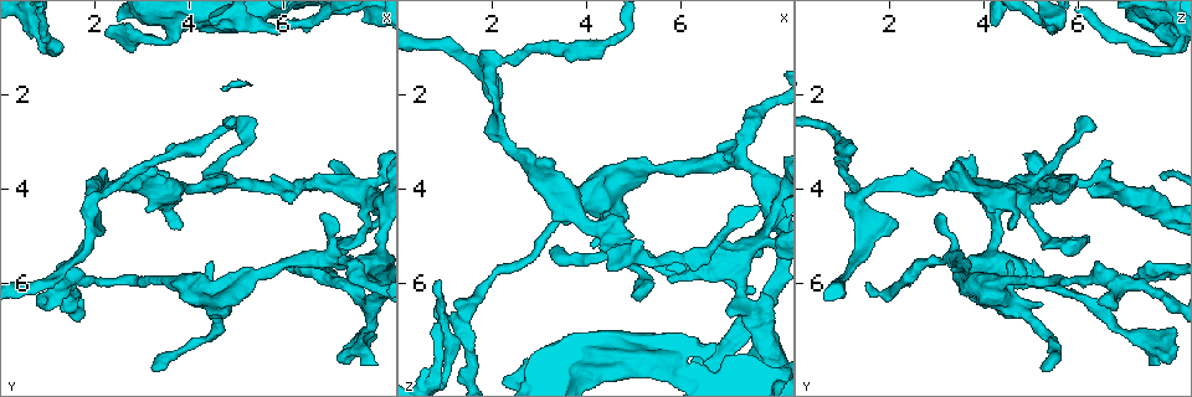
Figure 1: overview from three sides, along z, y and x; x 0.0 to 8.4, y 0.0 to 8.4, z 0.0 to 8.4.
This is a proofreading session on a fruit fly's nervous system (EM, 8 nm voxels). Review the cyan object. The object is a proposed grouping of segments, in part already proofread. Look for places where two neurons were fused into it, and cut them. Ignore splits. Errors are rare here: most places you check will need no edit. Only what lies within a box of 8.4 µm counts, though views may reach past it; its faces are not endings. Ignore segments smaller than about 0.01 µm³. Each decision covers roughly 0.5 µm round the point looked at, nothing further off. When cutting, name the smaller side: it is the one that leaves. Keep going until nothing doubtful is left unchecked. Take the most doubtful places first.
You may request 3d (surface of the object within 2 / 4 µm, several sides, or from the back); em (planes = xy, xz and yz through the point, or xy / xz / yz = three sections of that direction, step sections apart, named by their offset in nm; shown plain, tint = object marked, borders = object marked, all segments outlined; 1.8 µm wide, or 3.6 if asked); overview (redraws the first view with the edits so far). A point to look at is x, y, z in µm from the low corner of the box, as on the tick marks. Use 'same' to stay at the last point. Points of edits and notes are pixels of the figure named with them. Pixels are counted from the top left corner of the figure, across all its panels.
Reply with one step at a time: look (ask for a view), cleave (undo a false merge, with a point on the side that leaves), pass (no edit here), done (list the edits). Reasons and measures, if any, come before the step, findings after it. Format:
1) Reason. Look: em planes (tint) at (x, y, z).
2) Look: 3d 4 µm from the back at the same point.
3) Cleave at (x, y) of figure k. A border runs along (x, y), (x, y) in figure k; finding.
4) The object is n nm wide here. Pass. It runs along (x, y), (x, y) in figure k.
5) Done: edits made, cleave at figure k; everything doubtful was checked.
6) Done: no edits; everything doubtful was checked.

Small branch off a trunk. Look: em planes (tint) at (7.80, 4.30, 4.85).

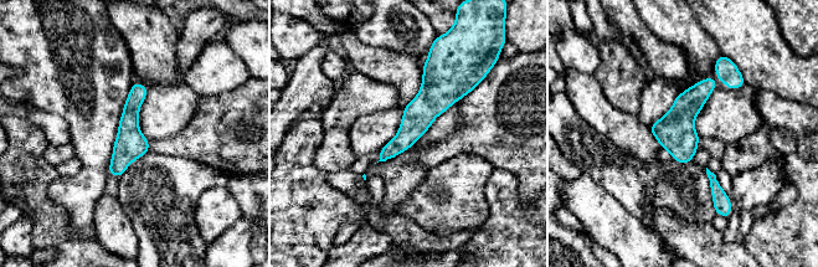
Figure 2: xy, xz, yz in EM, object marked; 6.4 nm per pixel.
The object is 200 nm wide here. Pass. It runs along (435, 66), (435, 97), (382, 158) in figure 2; one neuron here.

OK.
Sharp bend. Look: em planes (tint) at (3.65, 4.05, 4.35).

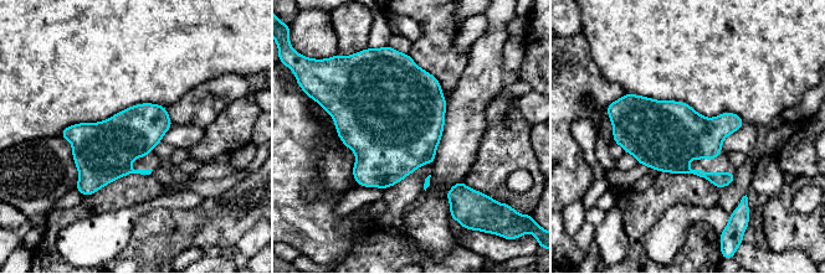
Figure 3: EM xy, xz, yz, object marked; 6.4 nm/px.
The object is 340 nm wide here. Pass. One neuron here.

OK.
A narrow waist. Look: 3d 2 µm at (7.15, 3.80, 5.45).

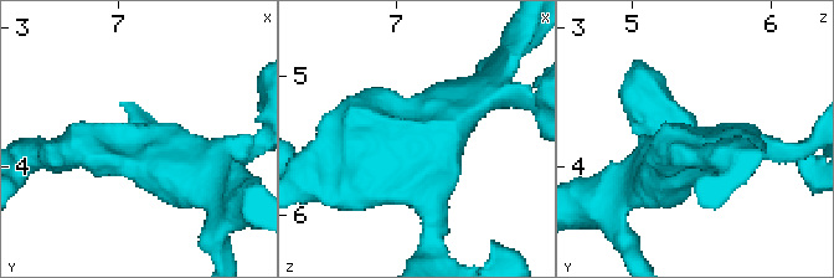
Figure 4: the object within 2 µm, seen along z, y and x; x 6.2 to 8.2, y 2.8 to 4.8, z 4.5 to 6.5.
Now the EM. Look: em planes (tint) at (7.12, 3.84, 5.52).

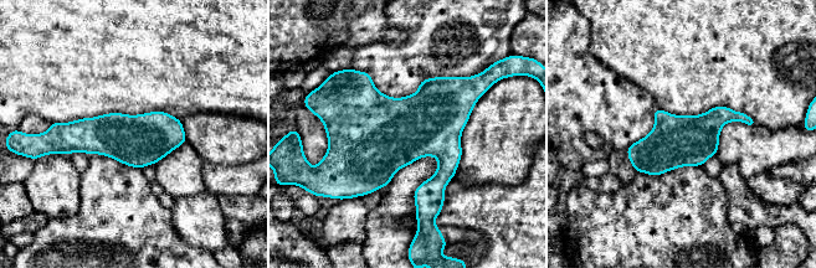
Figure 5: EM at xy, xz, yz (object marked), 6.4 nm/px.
The object is 340 nm wide here. Pass. All the same neuron.

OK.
Narrows sharply. Look: 3d 4 µm from the back at (7.60, 4.00, 6.65).

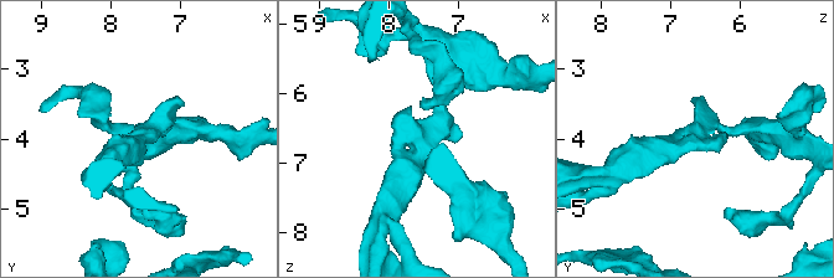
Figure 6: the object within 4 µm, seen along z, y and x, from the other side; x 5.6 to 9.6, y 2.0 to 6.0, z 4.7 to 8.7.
Need the tissue. Look: em planes (tint) at (7.55, 3.95, 6.75).

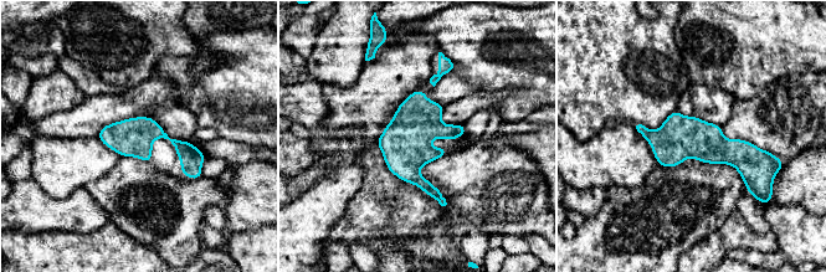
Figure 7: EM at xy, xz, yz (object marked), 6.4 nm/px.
Pass. One neuron here.

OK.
Arms part here. Look: 3d 2 µm at (4.60, 3.85, 5.00).

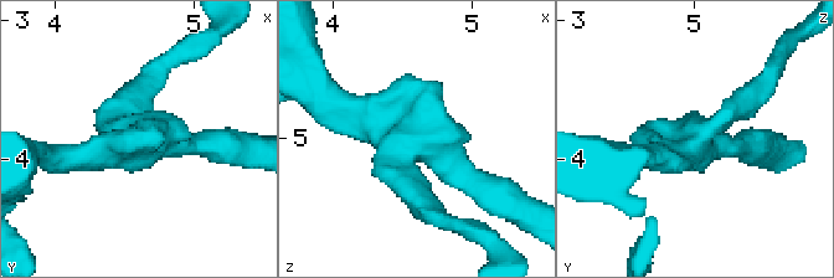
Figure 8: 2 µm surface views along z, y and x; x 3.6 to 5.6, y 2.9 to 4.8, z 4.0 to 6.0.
3 arms meet here; the arms are 170, 180, 240 nm wide; now the EM. Look: em yz step 4 (tint) at (4.60, 3.90, 5.00).

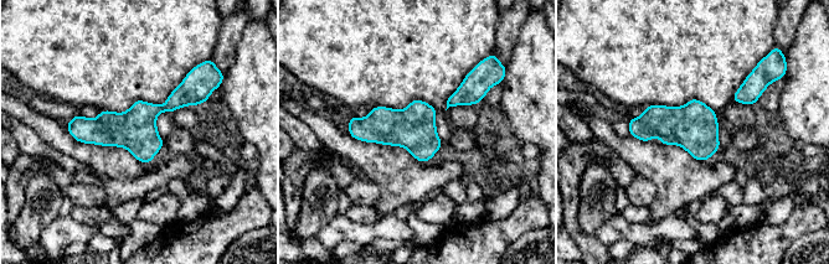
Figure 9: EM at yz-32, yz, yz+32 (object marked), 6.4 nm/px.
Look: em planes (borders) at the same point.

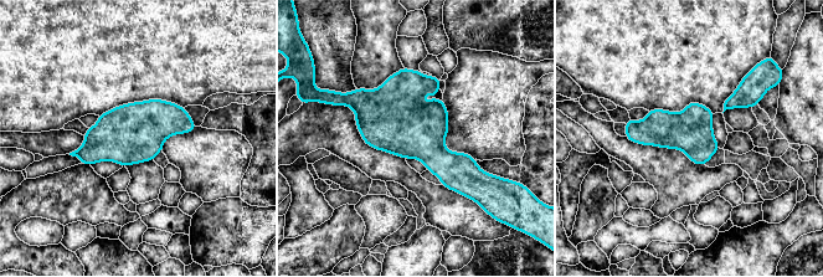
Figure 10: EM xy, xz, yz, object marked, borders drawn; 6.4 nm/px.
The object is 280 nm wide here. Pass. Continuous, no second neuron.

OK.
Done: no edits; everything doubtful was checked.

